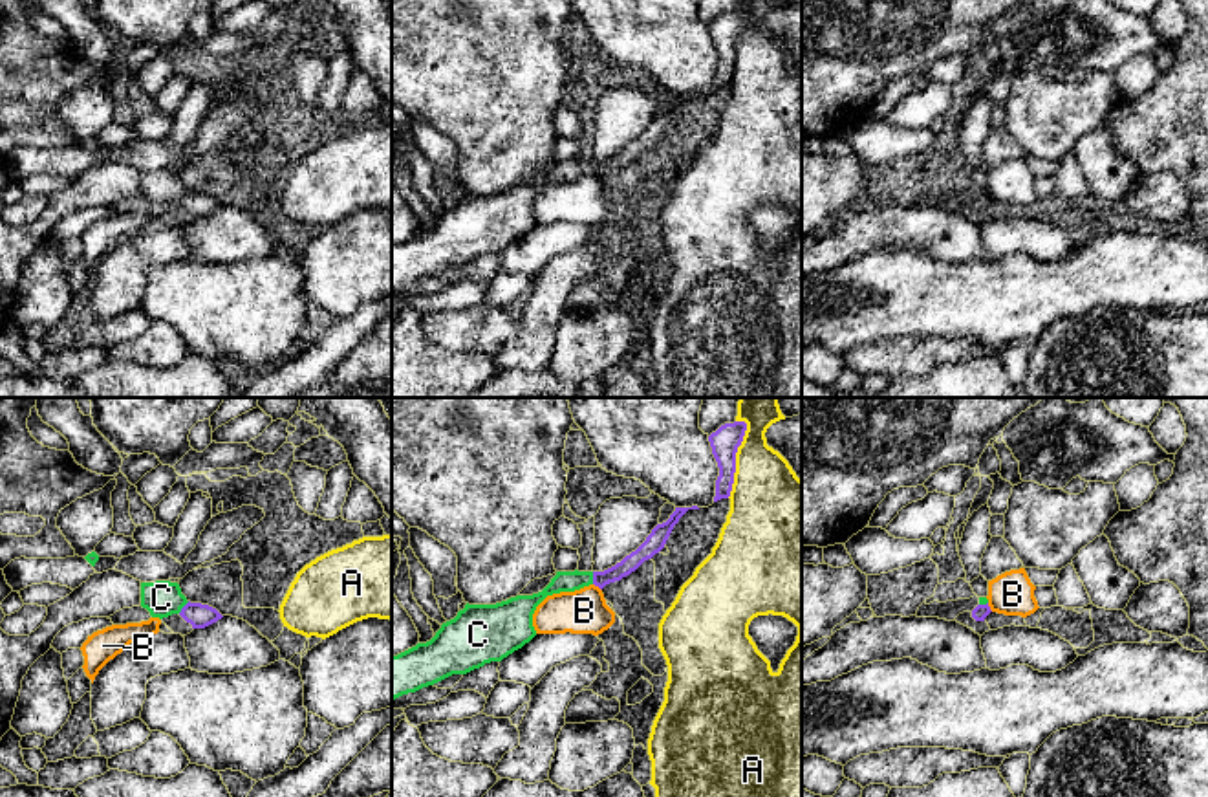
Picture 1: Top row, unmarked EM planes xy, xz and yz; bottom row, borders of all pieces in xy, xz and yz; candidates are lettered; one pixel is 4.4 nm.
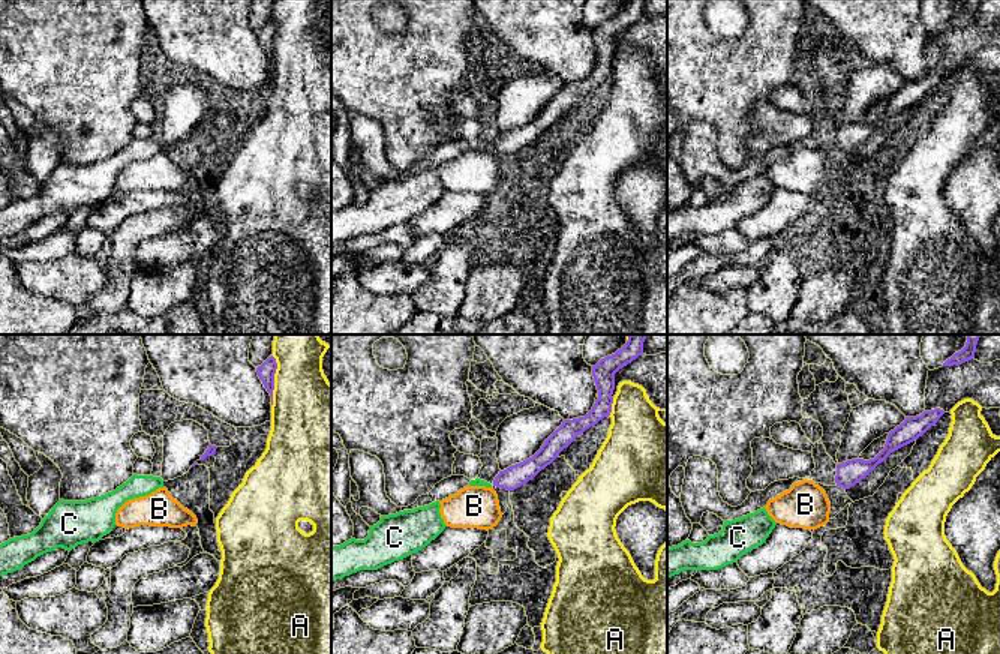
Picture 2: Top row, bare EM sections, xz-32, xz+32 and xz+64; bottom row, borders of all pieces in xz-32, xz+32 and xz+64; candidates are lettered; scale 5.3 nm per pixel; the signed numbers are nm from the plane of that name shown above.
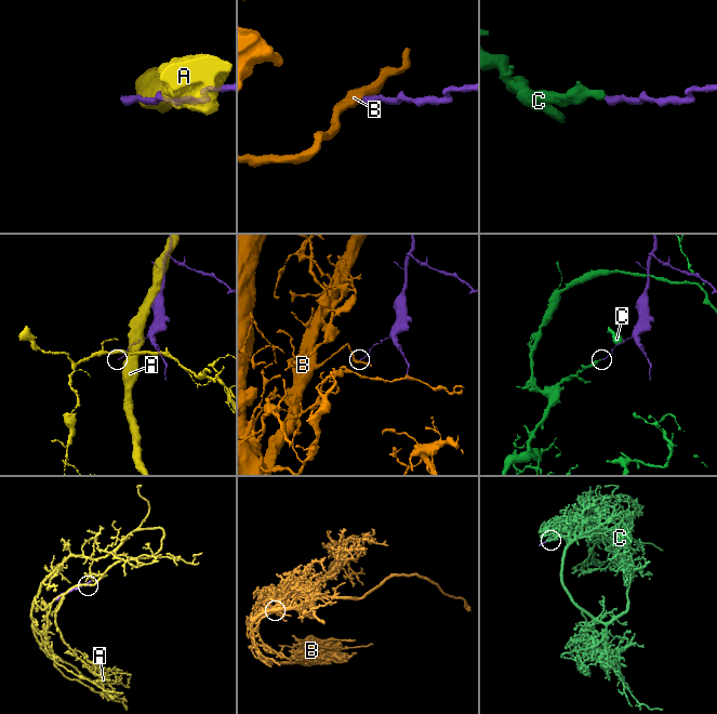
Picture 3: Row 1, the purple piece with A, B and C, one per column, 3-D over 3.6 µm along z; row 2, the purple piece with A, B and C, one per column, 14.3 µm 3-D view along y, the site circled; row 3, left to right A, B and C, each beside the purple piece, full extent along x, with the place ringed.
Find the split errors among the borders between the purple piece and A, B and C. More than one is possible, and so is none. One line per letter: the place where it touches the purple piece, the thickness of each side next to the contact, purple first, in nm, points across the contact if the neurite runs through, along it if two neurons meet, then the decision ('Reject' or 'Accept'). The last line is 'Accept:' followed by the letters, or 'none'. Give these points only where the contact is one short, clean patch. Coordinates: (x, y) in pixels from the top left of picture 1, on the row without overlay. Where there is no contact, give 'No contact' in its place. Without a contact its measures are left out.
A: Touches purple at xz (734, 48). Thickness 120 nm (purple) against 340 nm. Reject
B: Touches purple at xz (597, 174). Thickness 80 nm (purple) against 200 nm. Boundary: xz (593, 173), (601, 180). Reject
C: Touches purple at xy (183, 196). Thickness 110 nm (purple) against 160 nm. Boundary: xy (189, 191), (178, 202). Reject
Accept: none

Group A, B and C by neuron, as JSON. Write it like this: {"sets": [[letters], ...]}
{"sets": [["A"], ["B"], ["C"]]}

